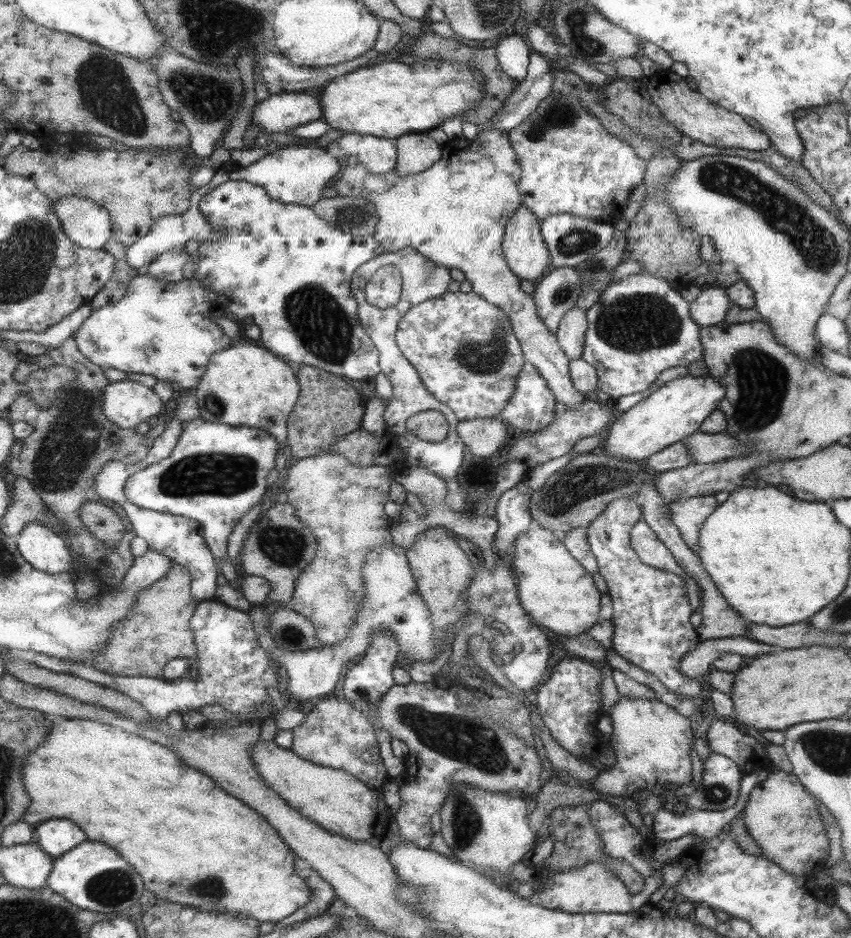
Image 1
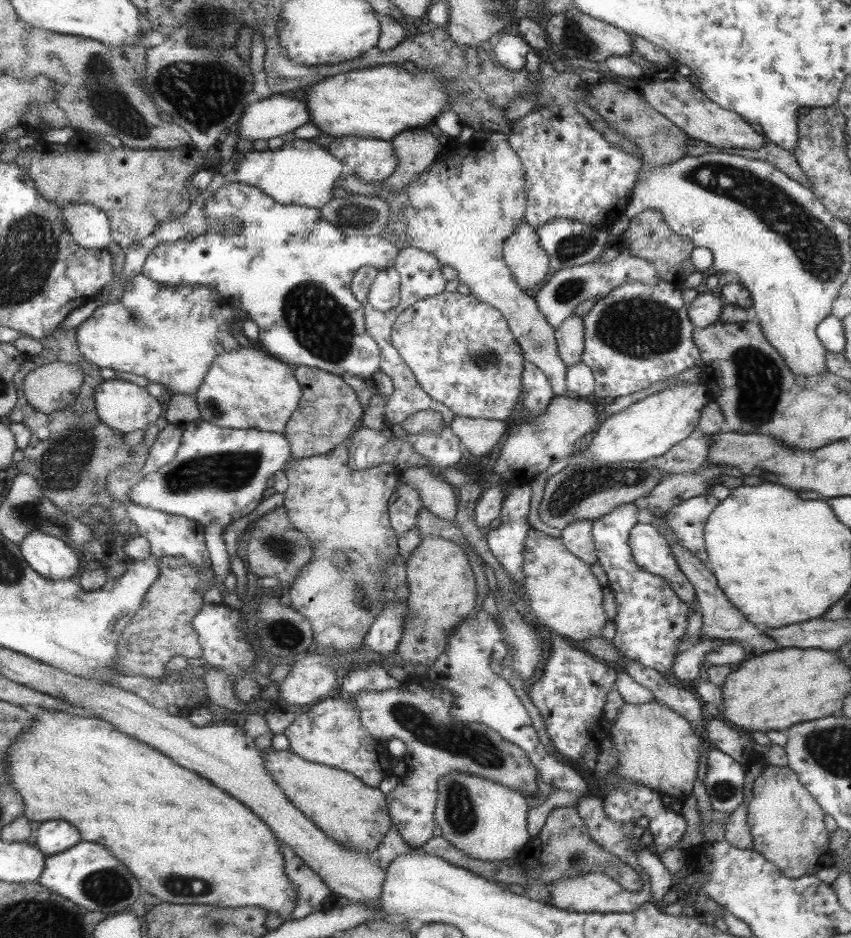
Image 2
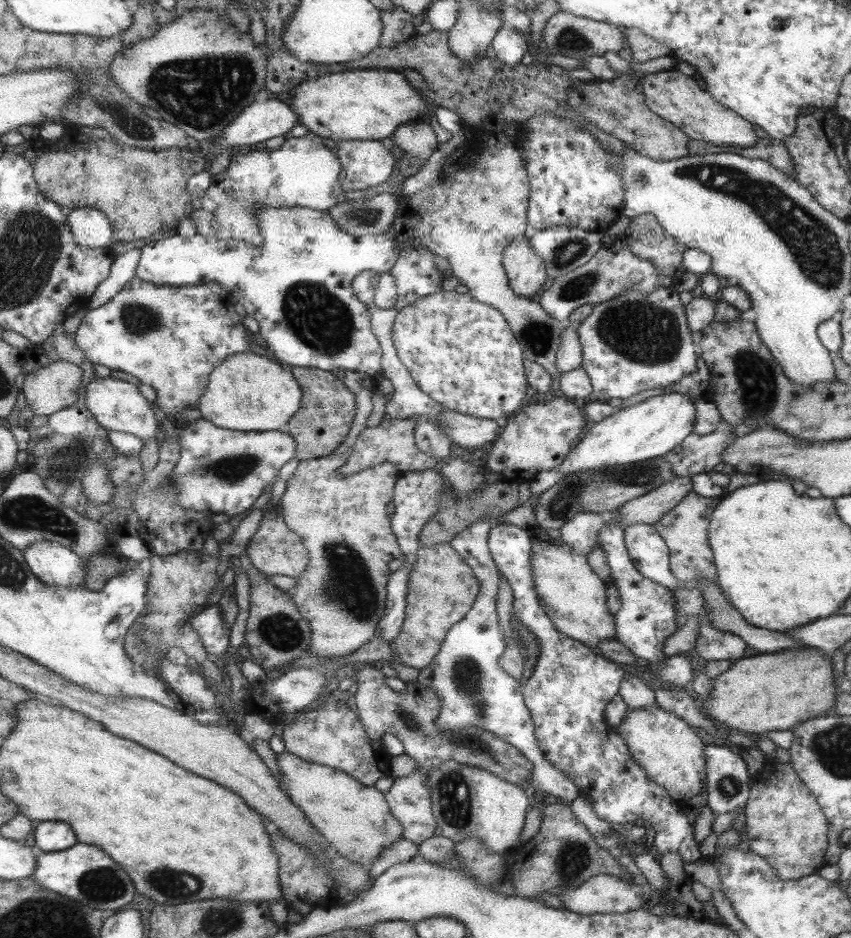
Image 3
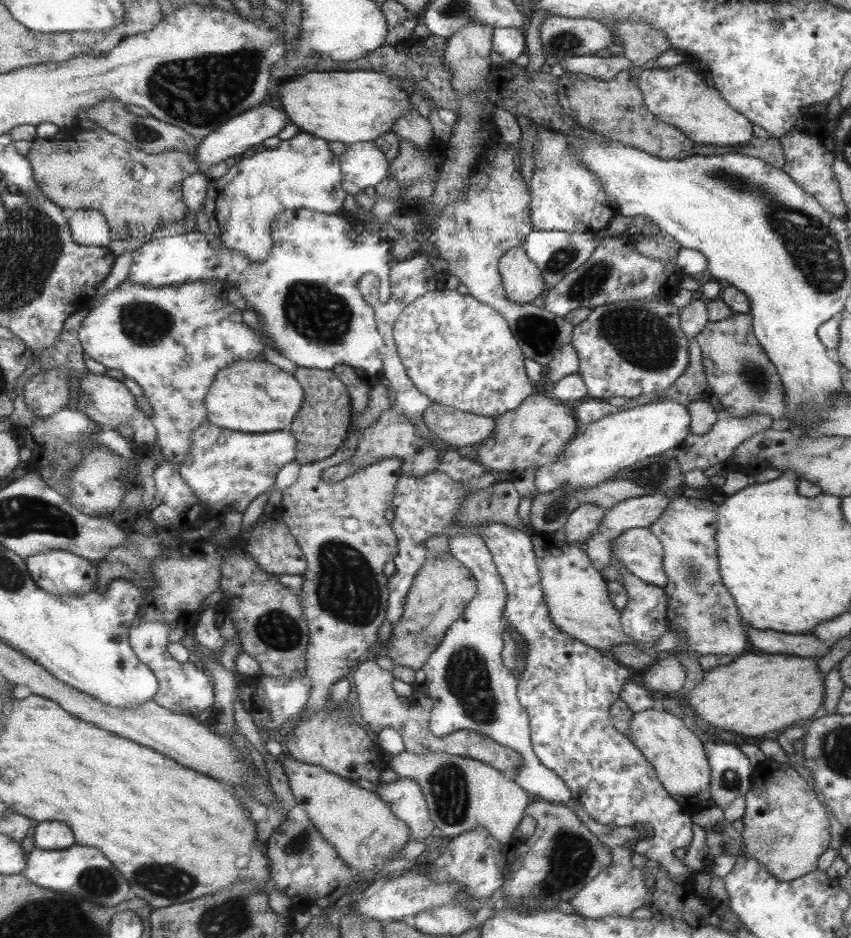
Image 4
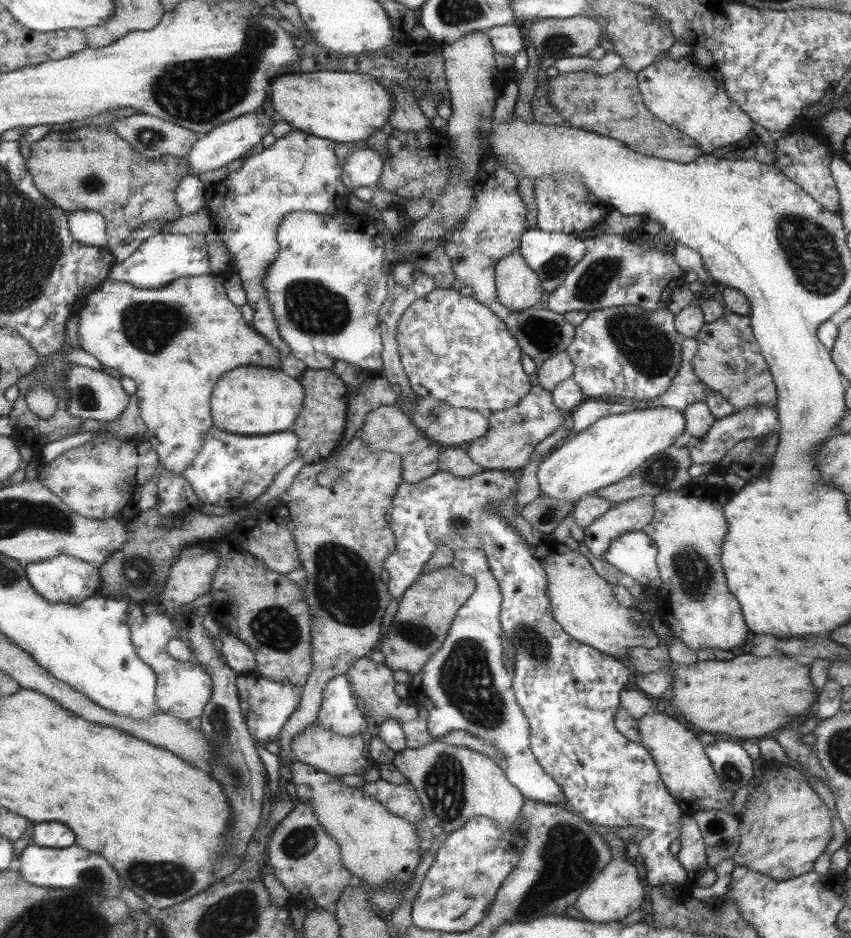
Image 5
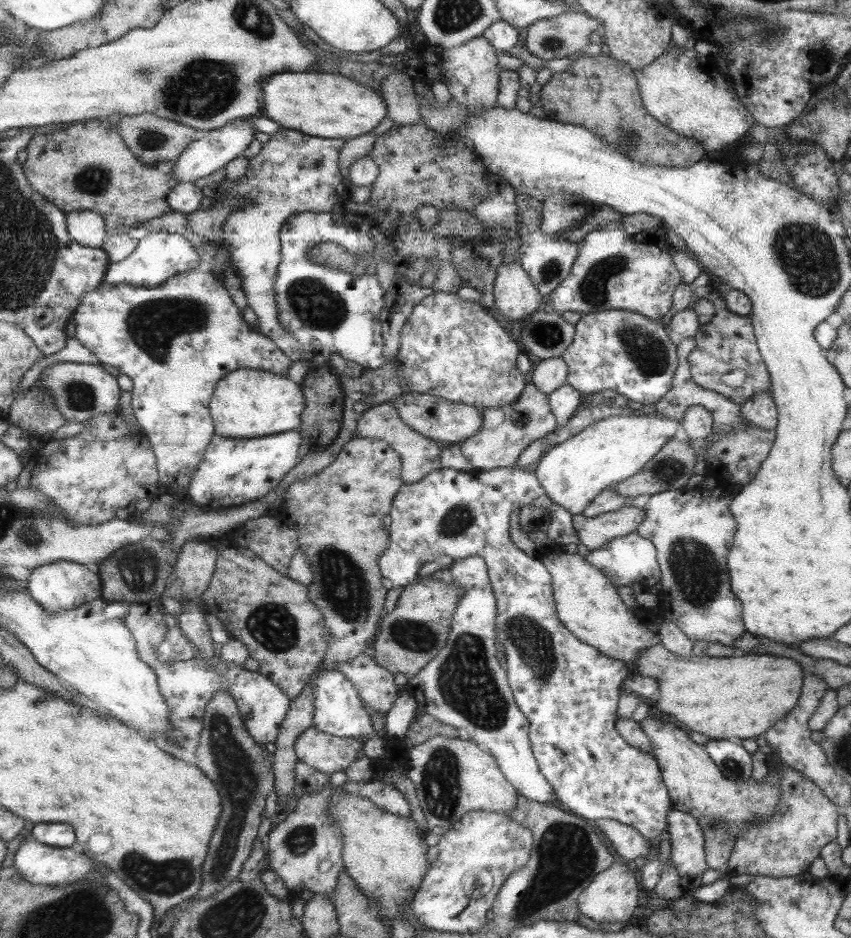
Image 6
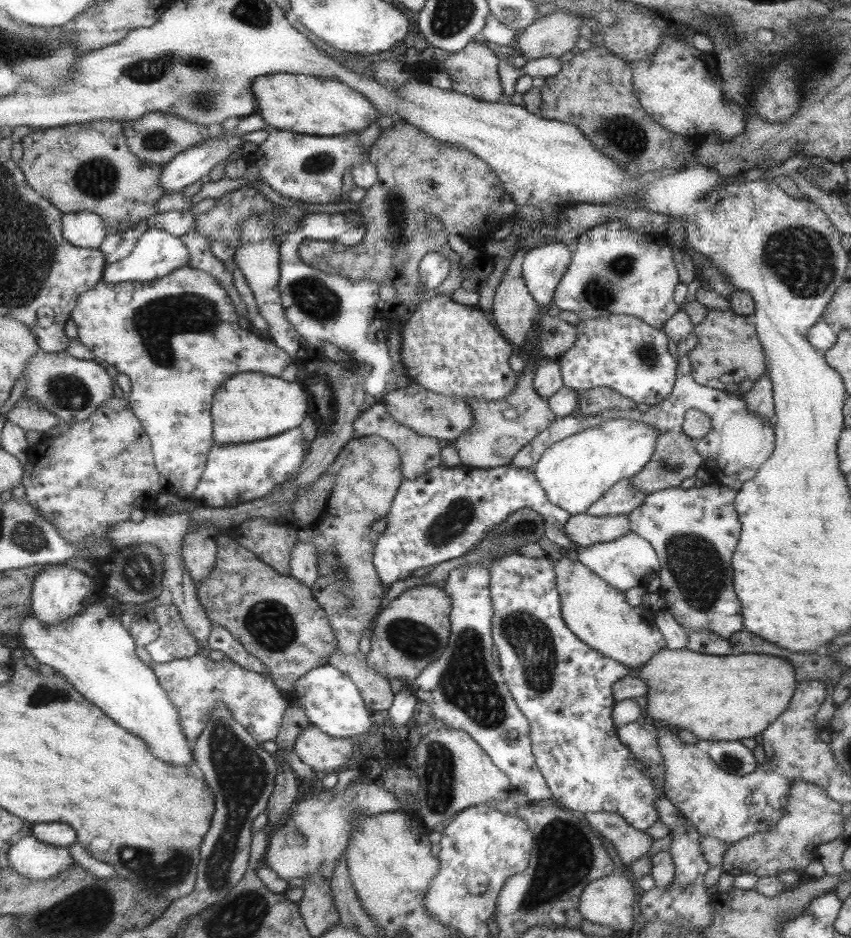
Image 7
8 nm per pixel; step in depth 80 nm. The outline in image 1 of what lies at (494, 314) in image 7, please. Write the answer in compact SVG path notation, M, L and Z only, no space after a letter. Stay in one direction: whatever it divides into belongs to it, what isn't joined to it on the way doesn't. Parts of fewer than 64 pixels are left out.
M523 203L510 216L508 224L506 224L506 232L504 233L504 258L512 267L512 273L516 274L521 280L538 281L550 269L551 256L548 254L548 248L545 246L544 237L540 233L540 225L538 220L532 215L531 210L527 210Z

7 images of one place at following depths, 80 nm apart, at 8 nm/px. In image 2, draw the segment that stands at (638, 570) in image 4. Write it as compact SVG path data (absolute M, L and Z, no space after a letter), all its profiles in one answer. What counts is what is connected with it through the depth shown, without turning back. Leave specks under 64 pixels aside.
M641 519L628 534L632 557L649 574L668 579L669 585L685 602L695 600L695 588L679 569L676 558L661 532Z

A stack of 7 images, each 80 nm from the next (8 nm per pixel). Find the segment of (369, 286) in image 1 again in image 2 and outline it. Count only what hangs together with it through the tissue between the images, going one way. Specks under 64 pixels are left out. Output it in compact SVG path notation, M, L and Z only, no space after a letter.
M230 182L221 188L218 188L211 198L205 201L204 215L207 218L209 227L204 236L195 236L191 241L183 240L164 242L157 245L152 253L149 253L148 259L145 261L142 274L147 278L152 278L153 282L165 285L201 285L212 287L217 294L234 306L235 309L247 312L247 318L252 320L259 328L258 340L256 344L265 351L273 359L280 360L283 363L289 363L293 366L307 366L323 370L329 374L341 376L341 374L349 374L351 376L359 376L359 378L371 378L375 373L380 371L380 350L377 344L369 338L363 324L363 307L359 300L356 300L354 294L349 290L351 278L355 271L359 271L361 266L373 266L377 269L376 277L371 283L367 300L372 308L376 311L389 311L398 305L399 294L399 275L393 267L393 261L397 256L398 247L396 247L388 239L379 235L368 237L350 237L341 234L335 226L321 218L320 212L313 207L287 205L275 202L269 198L267 194L259 190L256 186L241 184L240 182Z

